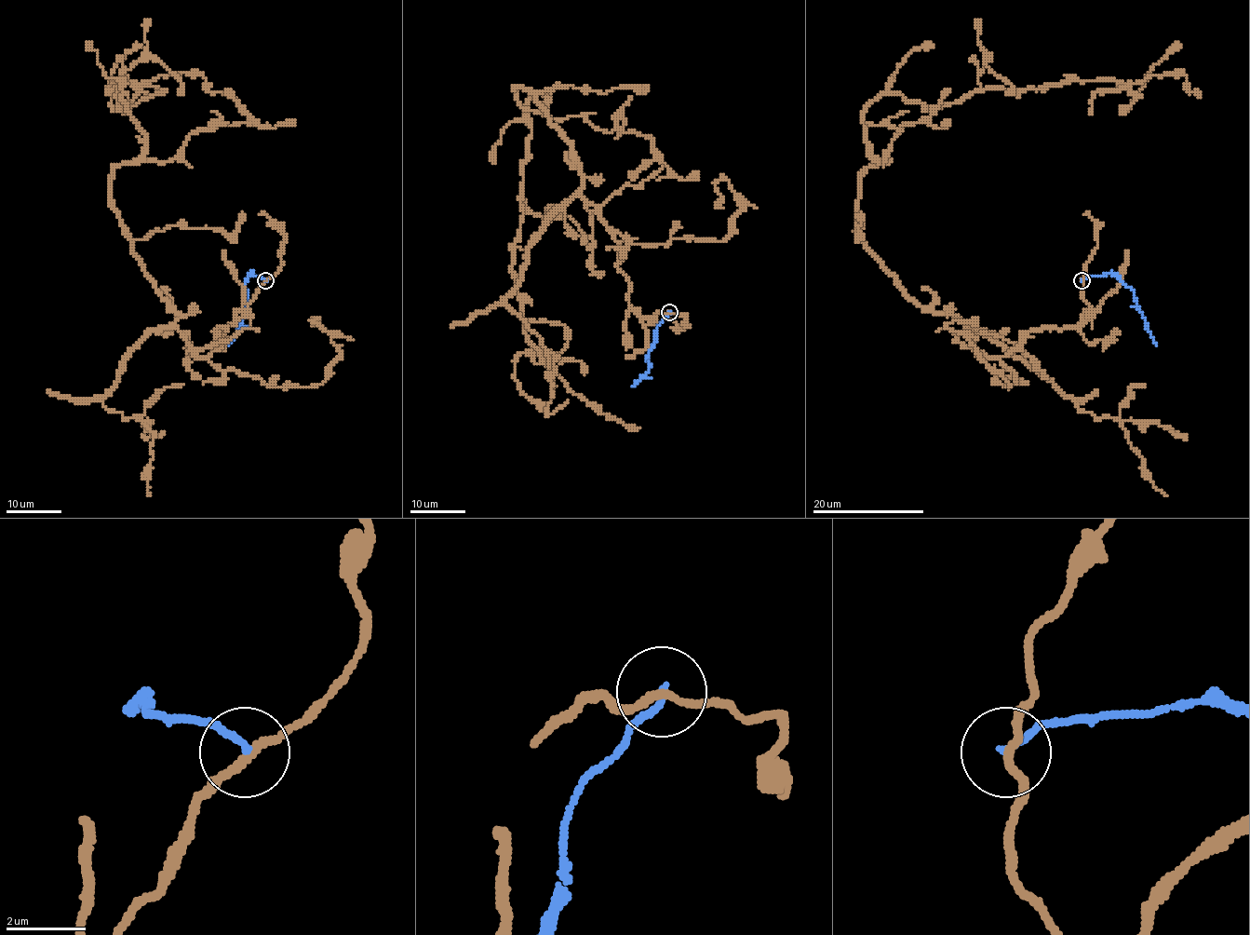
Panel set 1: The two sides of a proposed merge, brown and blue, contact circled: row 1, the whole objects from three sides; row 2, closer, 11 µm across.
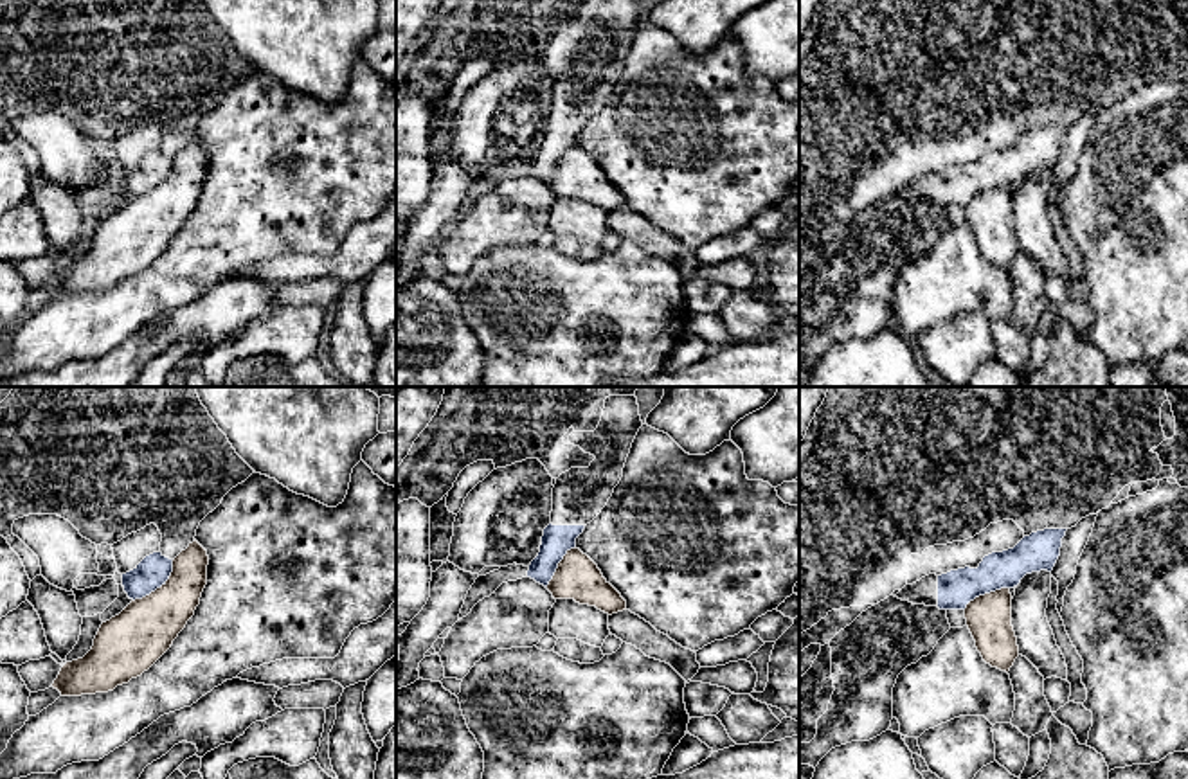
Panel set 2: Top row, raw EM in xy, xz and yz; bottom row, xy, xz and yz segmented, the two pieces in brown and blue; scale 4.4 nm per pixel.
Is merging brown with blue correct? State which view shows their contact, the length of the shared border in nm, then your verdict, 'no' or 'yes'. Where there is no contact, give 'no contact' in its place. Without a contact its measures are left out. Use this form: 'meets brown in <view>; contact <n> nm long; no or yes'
meets brown in xy; contact 260 nm long; no

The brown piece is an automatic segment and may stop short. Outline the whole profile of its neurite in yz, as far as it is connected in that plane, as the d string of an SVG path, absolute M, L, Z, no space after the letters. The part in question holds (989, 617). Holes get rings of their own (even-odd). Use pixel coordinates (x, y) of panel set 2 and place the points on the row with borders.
M1010 588L970 601L965 608L965 619L983 660L1008 673L1019 657L1017 637L1012 626Z

